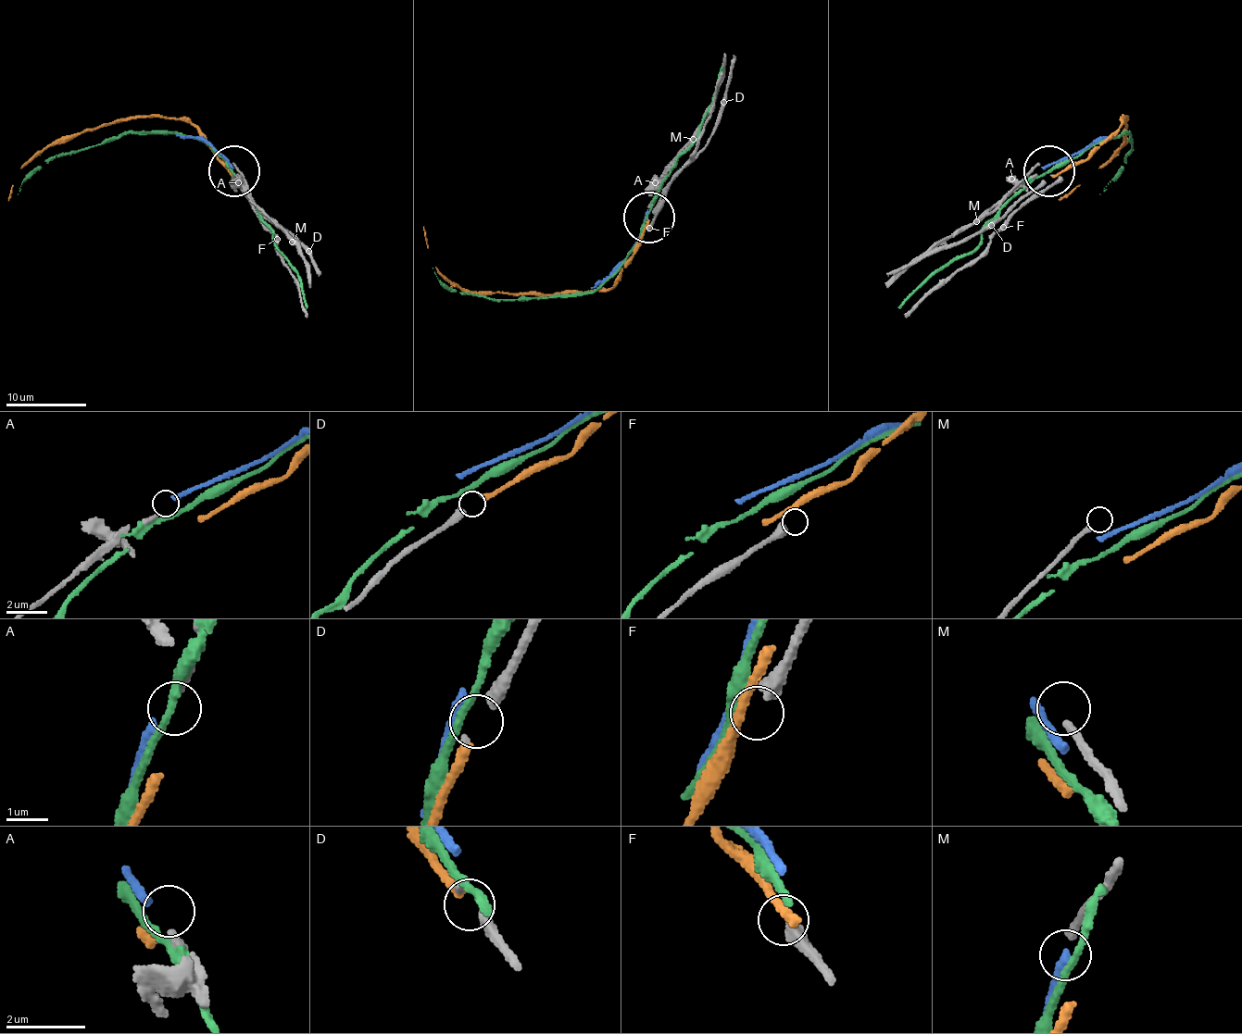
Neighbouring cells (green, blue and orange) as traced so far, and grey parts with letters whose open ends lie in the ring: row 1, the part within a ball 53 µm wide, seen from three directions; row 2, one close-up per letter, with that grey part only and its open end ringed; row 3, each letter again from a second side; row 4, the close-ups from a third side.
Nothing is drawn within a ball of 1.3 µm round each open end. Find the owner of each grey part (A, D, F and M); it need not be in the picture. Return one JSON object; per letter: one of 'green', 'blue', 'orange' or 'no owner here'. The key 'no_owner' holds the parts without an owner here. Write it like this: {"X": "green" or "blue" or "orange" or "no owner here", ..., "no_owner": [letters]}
{"A": "blue", "D": "orange", "F": "no owner here", "M": "no owner here", "no_owner": ["F", "M"]}

